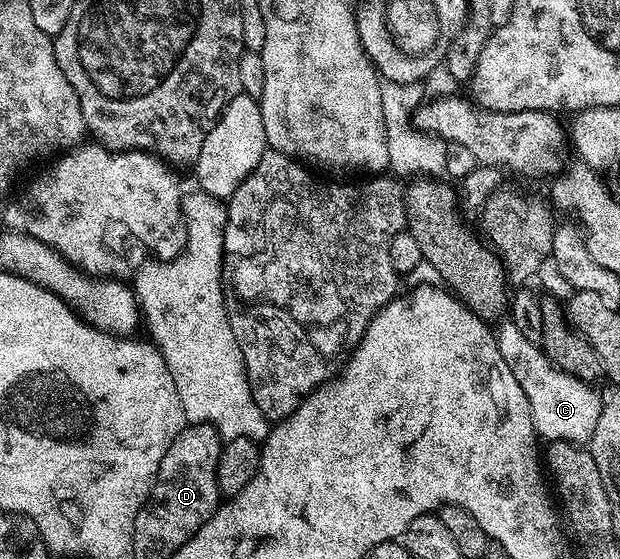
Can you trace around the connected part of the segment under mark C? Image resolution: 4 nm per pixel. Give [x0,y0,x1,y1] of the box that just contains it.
[495,321,602,445]

